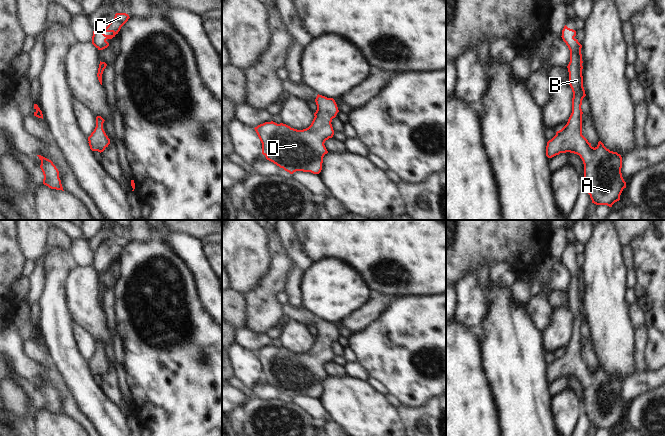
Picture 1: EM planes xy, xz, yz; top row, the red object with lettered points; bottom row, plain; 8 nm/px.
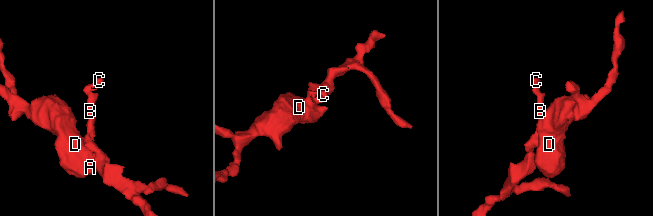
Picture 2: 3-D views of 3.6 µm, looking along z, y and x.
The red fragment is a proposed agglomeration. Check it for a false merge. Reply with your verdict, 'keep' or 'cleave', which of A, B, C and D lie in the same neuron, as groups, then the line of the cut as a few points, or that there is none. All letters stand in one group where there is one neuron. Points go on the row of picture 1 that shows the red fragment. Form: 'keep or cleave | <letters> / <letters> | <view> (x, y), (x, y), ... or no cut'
keep | A B C D | no cut

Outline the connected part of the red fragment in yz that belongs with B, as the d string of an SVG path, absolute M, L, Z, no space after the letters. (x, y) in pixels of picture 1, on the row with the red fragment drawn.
M566 25L562 30L562 39L570 50L569 85L573 92L572 113L567 124L547 142L546 156L552 158L560 153L574 153L580 156L584 164L583 188L588 192L592 203L612 205L620 200L626 182L621 173L622 157L610 151L599 141L594 148L582 135L582 100L586 96L582 76L582 45L574 37L576 31Z

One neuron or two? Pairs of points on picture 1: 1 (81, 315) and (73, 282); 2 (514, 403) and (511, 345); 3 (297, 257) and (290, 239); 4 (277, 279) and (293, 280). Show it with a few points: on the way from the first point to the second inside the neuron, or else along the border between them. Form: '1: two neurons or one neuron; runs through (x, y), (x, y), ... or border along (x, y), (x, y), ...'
1: one neuron; runs through (81, 307), (81, 290)
2: one neuron; runs through (513, 389), (509, 383), (511, 359)
3: one neuron; runs through (295, 253), (290, 243)
4: two neurons; border along (292, 263), (283, 291)

